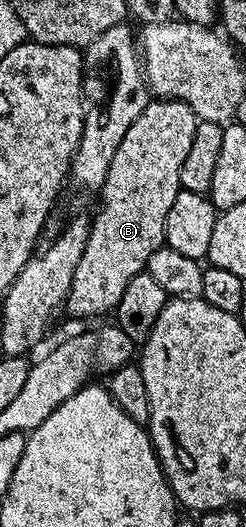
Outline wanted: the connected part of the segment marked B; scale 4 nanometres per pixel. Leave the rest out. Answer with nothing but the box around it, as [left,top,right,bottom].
[65,98,199,316]

